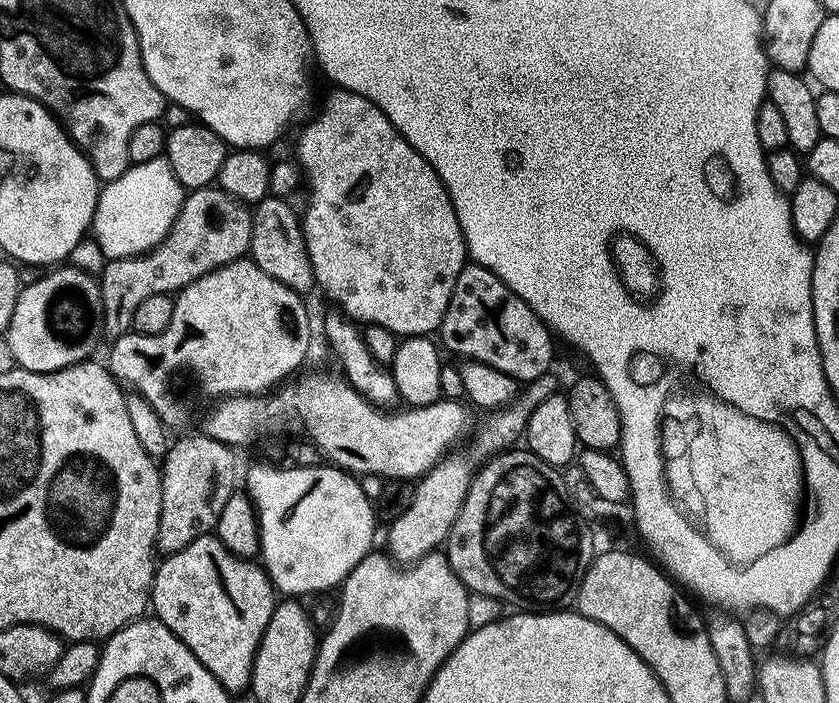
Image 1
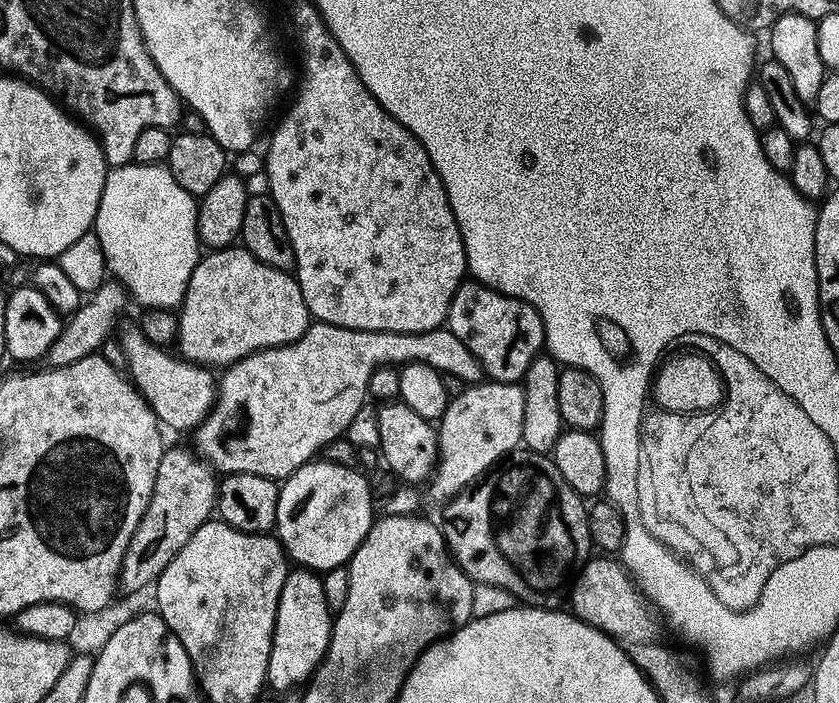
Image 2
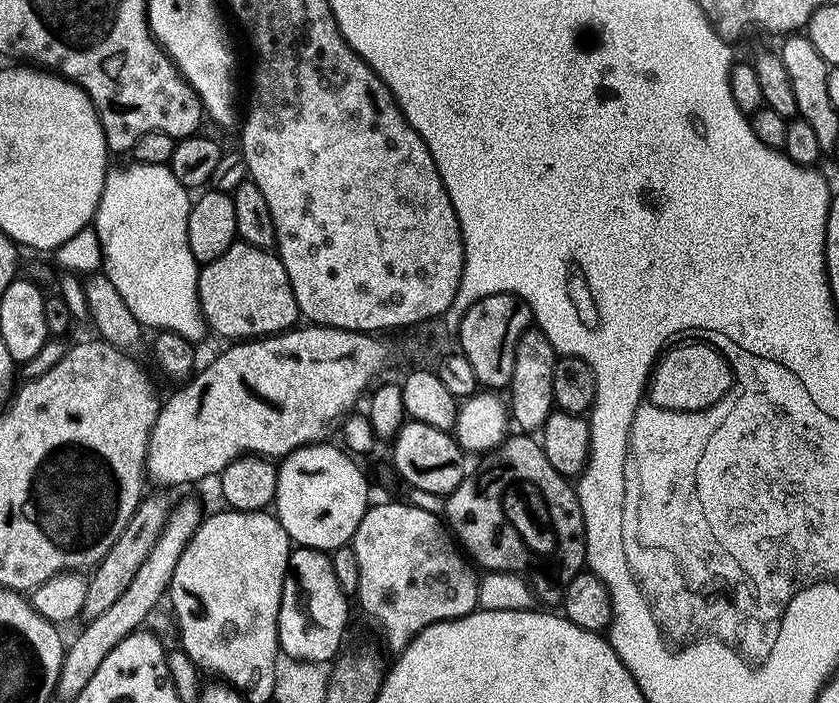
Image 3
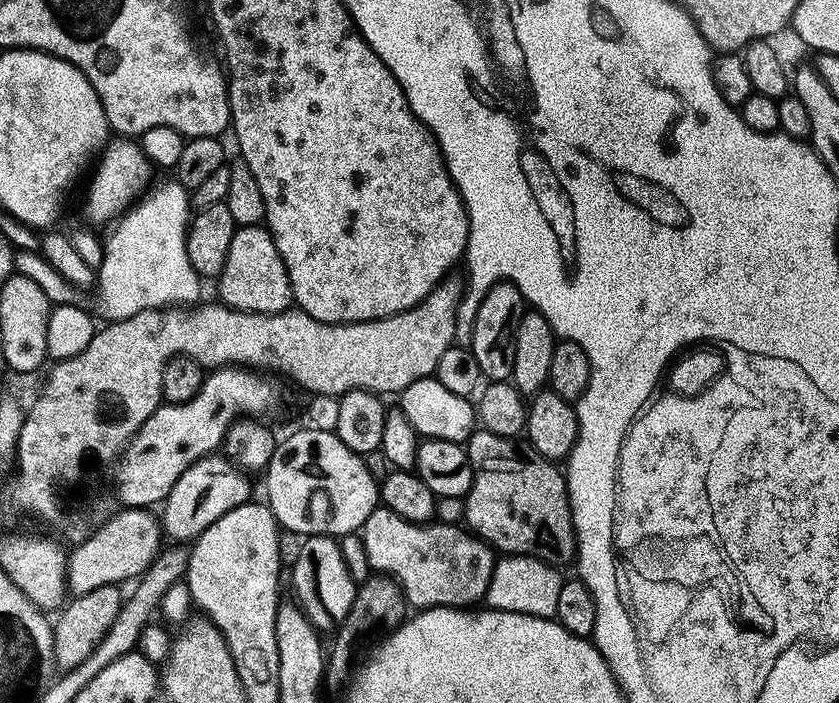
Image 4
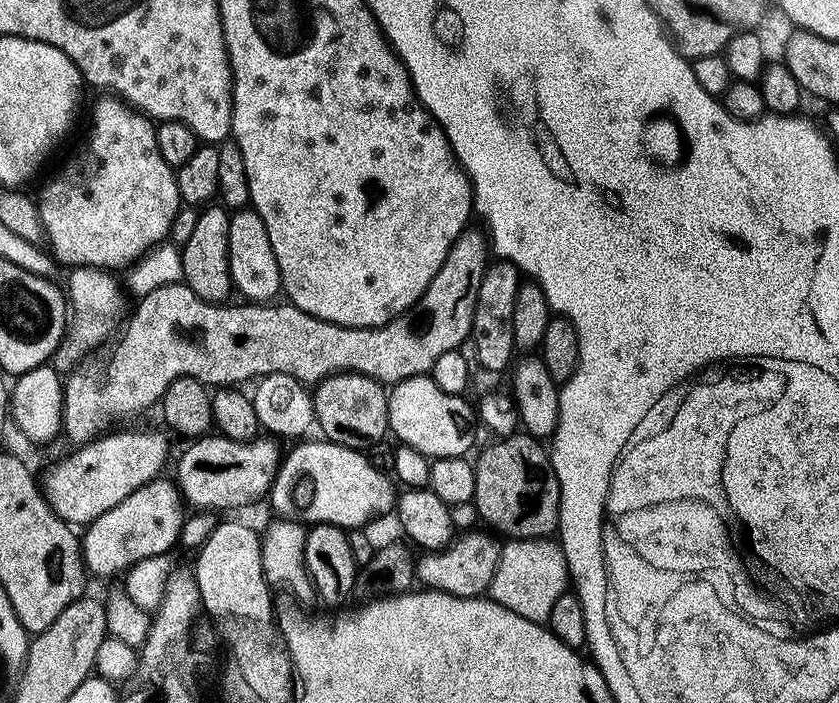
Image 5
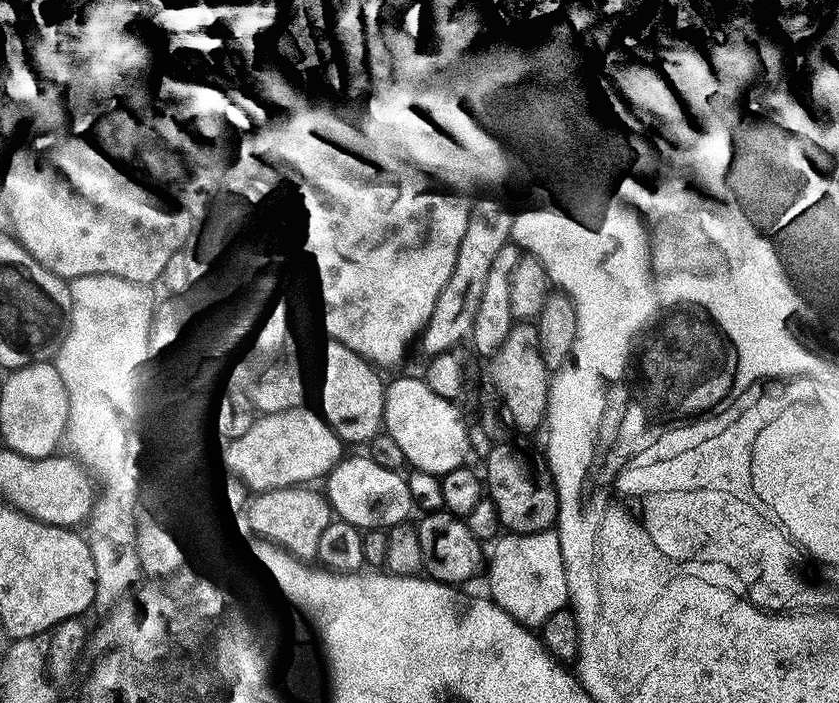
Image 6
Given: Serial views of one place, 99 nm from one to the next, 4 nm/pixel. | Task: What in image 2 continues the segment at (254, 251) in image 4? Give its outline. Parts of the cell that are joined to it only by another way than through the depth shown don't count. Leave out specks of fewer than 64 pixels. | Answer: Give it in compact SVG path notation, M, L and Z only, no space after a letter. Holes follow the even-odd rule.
M243 246L217 248L209 251L207 254L201 255L197 265L194 266L193 274L190 276L190 282L185 292L184 301L178 308L178 319L180 322L178 345L180 344L181 350L184 351L181 353L188 358L200 358L196 356L216 356L216 360L221 366L234 364L237 360L241 360L242 357L249 356L251 352L261 352L264 348L280 348L284 344L294 344L298 338L302 338L302 334L306 334L310 323L306 298L302 298L302 290L298 286L295 275L293 275L291 271L283 268L266 266L266 262L254 258L254 254L250 254L247 248Z

